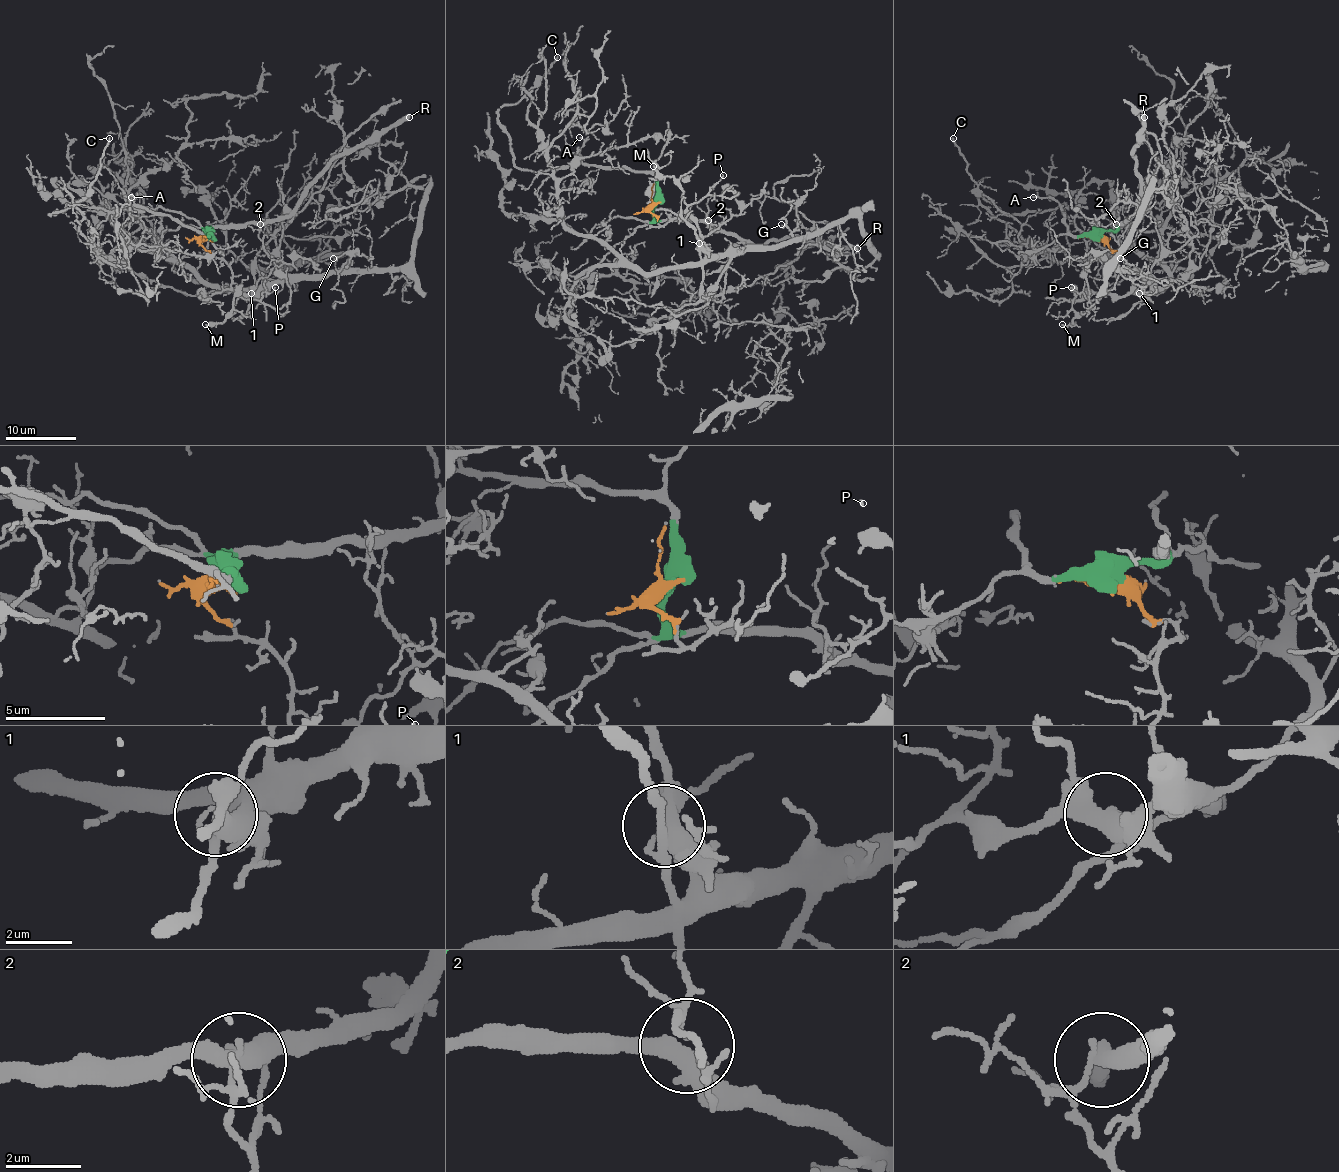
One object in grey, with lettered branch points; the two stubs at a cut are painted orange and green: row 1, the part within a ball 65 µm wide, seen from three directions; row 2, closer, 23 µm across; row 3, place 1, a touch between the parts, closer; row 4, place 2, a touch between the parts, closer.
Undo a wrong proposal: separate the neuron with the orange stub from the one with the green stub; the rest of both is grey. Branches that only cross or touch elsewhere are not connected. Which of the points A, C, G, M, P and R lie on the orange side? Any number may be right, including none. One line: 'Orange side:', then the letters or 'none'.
Orange side: G, M, P

